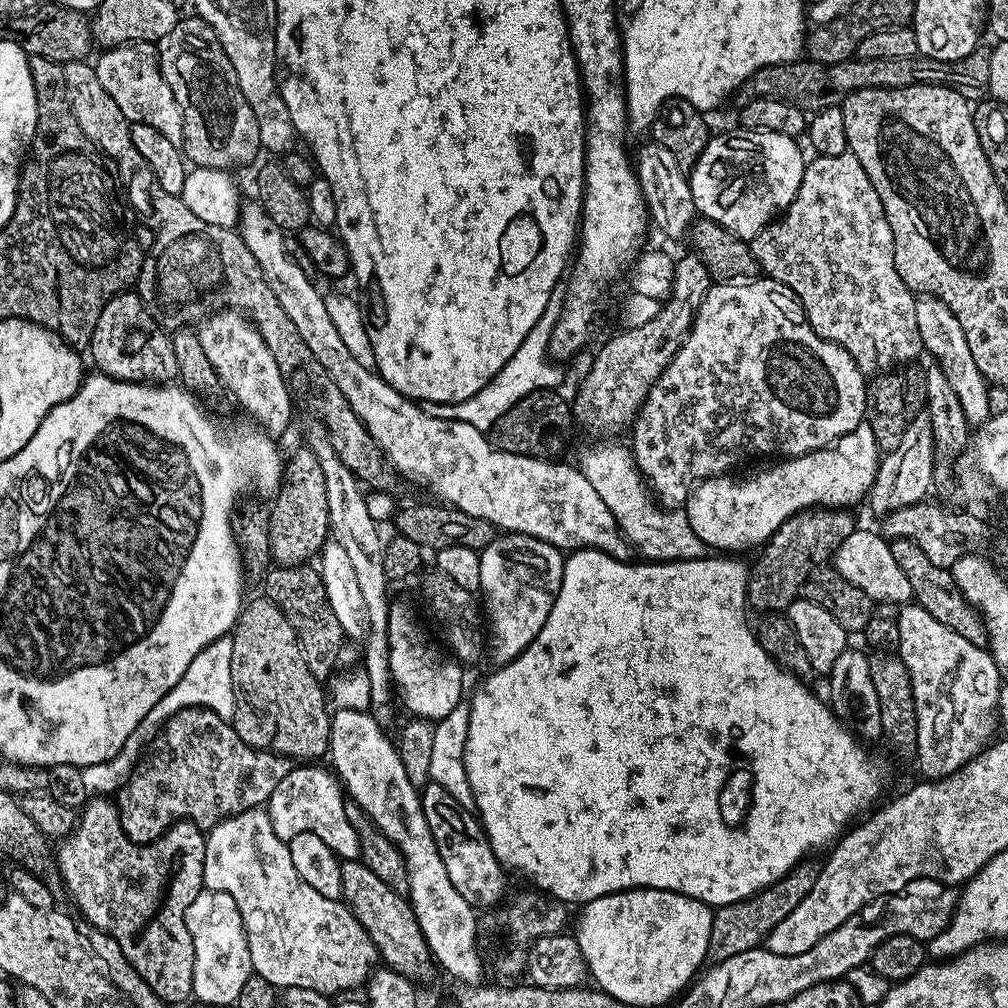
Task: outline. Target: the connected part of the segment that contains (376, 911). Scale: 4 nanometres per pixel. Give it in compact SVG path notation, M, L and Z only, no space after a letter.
M346 860L341 863L342 899L348 909L355 914L358 922L368 932L374 942L379 959L393 972L407 976L409 980L419 981L420 964L432 964L434 957L424 941L418 918L414 914L408 896L400 896L374 870L361 864L359 860Z

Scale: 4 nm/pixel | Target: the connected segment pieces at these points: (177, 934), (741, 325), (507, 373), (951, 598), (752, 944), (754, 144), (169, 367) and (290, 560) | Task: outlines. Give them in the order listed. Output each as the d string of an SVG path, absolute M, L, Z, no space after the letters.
M100 794L95 798L89 799L84 804L76 821L76 829L70 835L64 837L58 847L61 848L57 852L55 849L54 852L54 860L56 856L56 864L60 867L58 875L62 881L63 891L66 890L72 895L72 900L76 903L77 910L92 923L91 927L95 931L105 932L106 935L114 938L114 942L118 942L118 946L122 946L122 954L126 954L130 966L134 966L134 970L138 970L138 974L142 974L142 978L146 978L146 986L150 986L150 990L154 990L154 994L158 994L158 998L162 998L170 1006L176 1006L176 1004L180 1004L184 999L189 999L192 996L192 987L194 986L194 942L190 938L190 930L186 926L184 911L190 906L190 902L194 902L194 898L198 898L198 894L204 888L205 839L205 833L197 824L192 823L191 820L179 820L177 824L167 828L156 840L152 840L148 844L135 844L122 830L120 809L117 808L115 799Z
M756 278L751 282L716 282L709 287L706 298L694 318L687 338L682 342L678 354L666 367L648 391L640 411L630 425L632 440L630 447L640 475L648 488L654 493L655 499L666 509L679 509L687 505L690 489L709 476L718 476L732 470L735 464L743 462L747 456L768 456L771 452L781 452L784 458L805 456L808 452L817 452L819 448L827 448L852 432L865 419L864 404L869 403L866 391L866 376L854 357L842 346L824 340L811 326L802 319L800 301L793 297L792 291L777 280Z
M559 303L548 304L542 318L538 318L534 330L530 330L530 334L526 334L522 346L518 346L514 358L510 358L510 362L506 362L506 366L502 366L502 370L498 370L498 374L489 384L482 386L482 390L478 390L478 394L457 404L435 405L436 415L444 416L447 420L470 422L470 426L474 426L479 432L487 433L492 424L498 422L498 418L502 418L502 414L506 414L506 410L513 408L519 400L526 398L531 392L559 389L561 387L559 385L561 365L554 362L553 357L548 355L548 343L552 337L556 320L560 317L560 309Z
M892 540L891 546L894 562L898 562L898 566L902 566L906 578L910 578L915 603L919 604L921 608L925 608L934 618L938 618L938 622L942 622L942 626L954 630L954 634L962 634L962 638L966 638L966 642L974 642L974 646L979 648L988 648L988 628L984 624L984 618L980 611L964 597L962 590L958 590L951 571L942 566L934 566L934 562L930 562L930 558L926 558L926 550L922 550L922 546L918 546L914 542Z
M805 858L795 864L782 878L778 878L761 892L747 896L733 904L721 904L713 911L712 925L710 926L710 942L708 943L709 965L720 964L726 958L734 958L734 954L742 954L751 948L761 947L767 941L770 930L782 922L797 908L798 902L814 890L814 882L818 882L818 874L822 867L821 861L816 858Z
M735 131L724 132L721 136L713 135L704 147L704 153L692 165L690 183L693 201L696 203L697 213L703 219L712 220L737 234L755 234L773 223L774 217L783 213L788 203L798 194L806 156L800 153L800 148L796 145L799 143L793 137L784 136L780 132Z
M135 290L120 292L106 302L98 318L98 326L94 326L91 352L93 362L100 367L97 369L115 380L172 382L178 376L171 335L153 320Z
M303 447L296 449L290 458L287 457L284 479L275 493L274 506L268 512L269 555L279 567L299 567L307 563L310 556L315 557L319 553L330 536L326 480L322 466L311 447Z

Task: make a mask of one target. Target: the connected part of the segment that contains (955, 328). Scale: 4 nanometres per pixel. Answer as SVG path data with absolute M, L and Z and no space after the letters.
M921 295L914 306L914 318L918 318L919 343L933 356L940 371L946 374L946 382L950 382L954 394L958 394L958 402L962 402L962 414L966 414L969 425L979 426L990 416L988 410L988 391L990 385L984 375L974 366L974 354L970 354L970 345L966 343L966 334L962 334L962 326L958 318L937 296Z

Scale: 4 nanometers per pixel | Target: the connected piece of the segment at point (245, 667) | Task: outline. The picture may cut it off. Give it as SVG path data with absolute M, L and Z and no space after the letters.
M257 596L257 600L249 599L241 607L240 617L230 633L234 646L232 684L236 687L236 709L230 723L242 742L251 748L287 756L293 762L319 761L316 759L328 752L328 736L332 732L330 708L324 705L324 688L320 685L323 683L310 670L304 649L286 614L282 614L280 607L267 596Z

